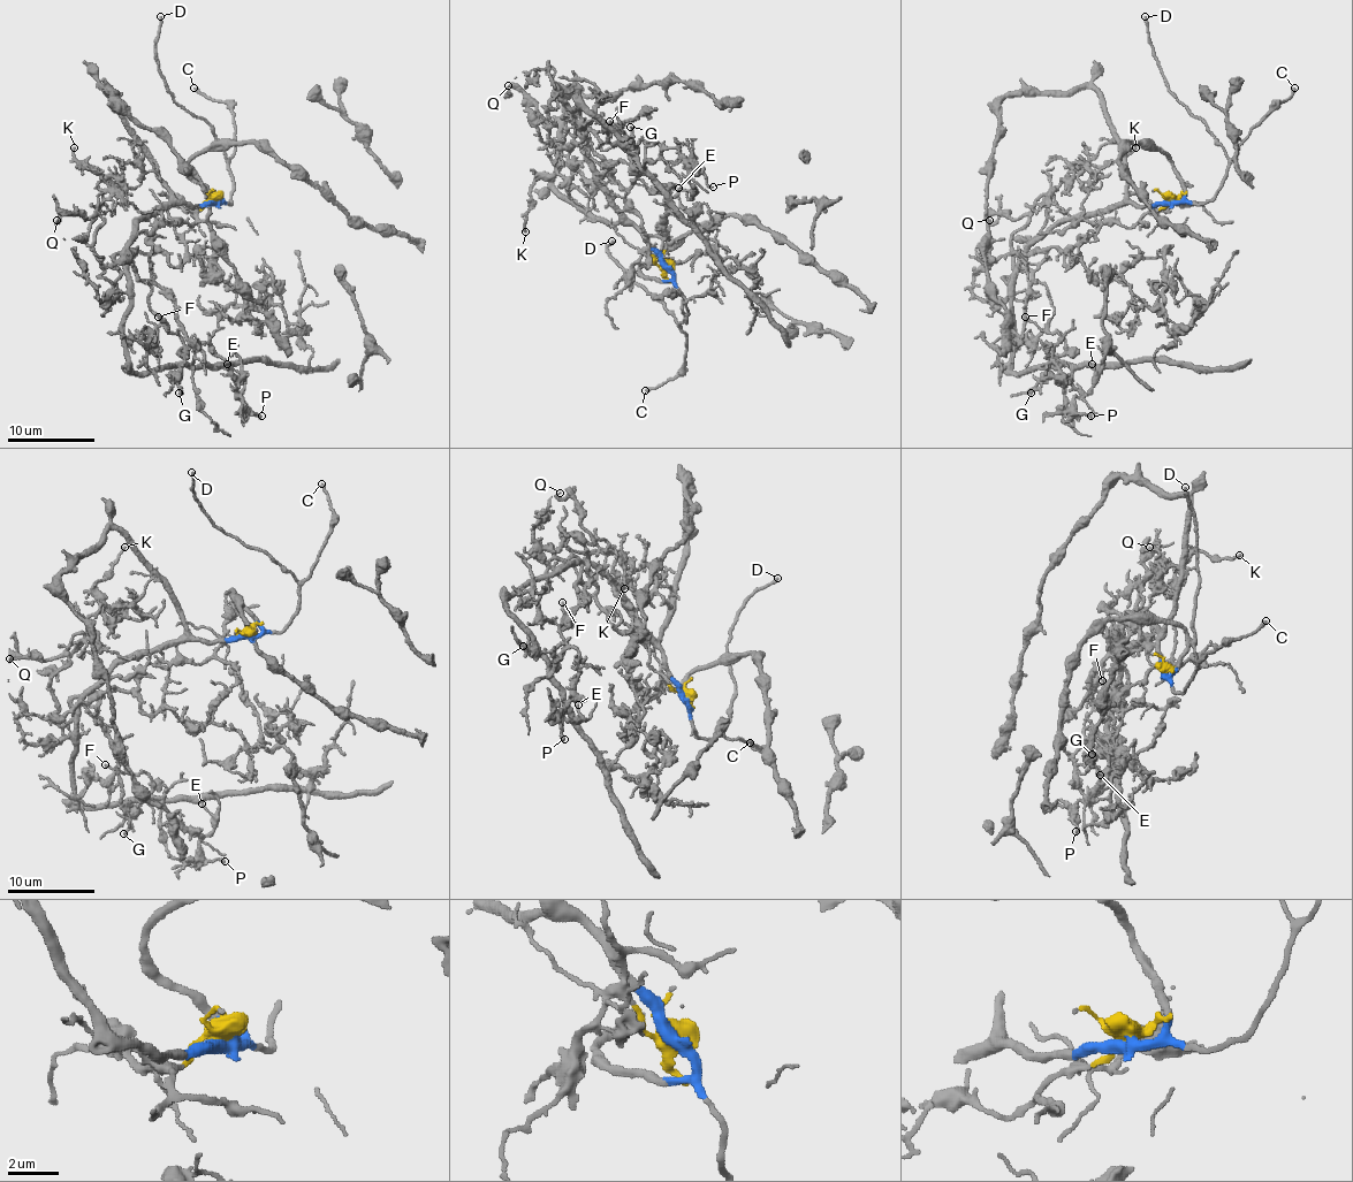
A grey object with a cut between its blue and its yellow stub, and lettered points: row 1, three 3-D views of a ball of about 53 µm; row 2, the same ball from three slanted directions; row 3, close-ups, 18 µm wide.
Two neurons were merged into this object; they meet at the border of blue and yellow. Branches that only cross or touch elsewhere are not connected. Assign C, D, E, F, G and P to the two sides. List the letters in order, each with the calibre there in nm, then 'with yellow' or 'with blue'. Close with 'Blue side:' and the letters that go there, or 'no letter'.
C: 280 nm | with blue
D: 200 nm | with blue
E: 140 nm | with yellow
F: 140 nm | with yellow
G: 150 nm | with yellow
P: 190 nm | with yellow
Blue side: C, D

